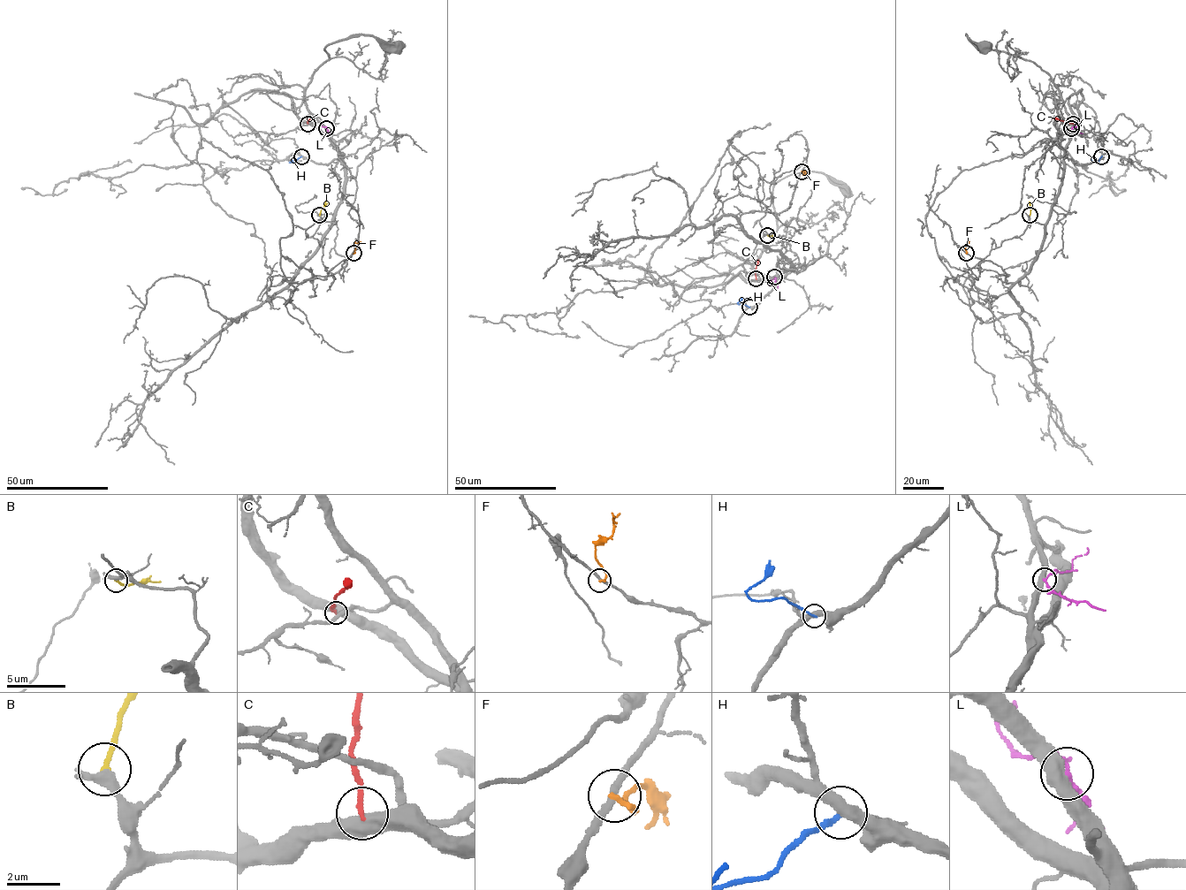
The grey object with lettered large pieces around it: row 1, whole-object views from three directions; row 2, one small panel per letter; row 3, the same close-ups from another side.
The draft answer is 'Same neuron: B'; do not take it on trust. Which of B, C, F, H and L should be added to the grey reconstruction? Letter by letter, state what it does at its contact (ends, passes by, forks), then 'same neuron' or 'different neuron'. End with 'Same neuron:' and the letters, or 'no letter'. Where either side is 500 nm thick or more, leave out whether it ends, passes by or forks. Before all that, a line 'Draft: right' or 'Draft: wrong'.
Draft: right
B: it ends; same neuron
C: different neuron
F: it ends; different neuron
H: it ends; different neuron
L: different neuron
Same neuron: B

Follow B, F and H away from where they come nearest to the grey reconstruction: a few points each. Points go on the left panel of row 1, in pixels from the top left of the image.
B: (319, 215), (325, 201)
F: (353, 253), (356, 243), (361, 242)
H: (301, 156), (289, 163), (292, 156)

